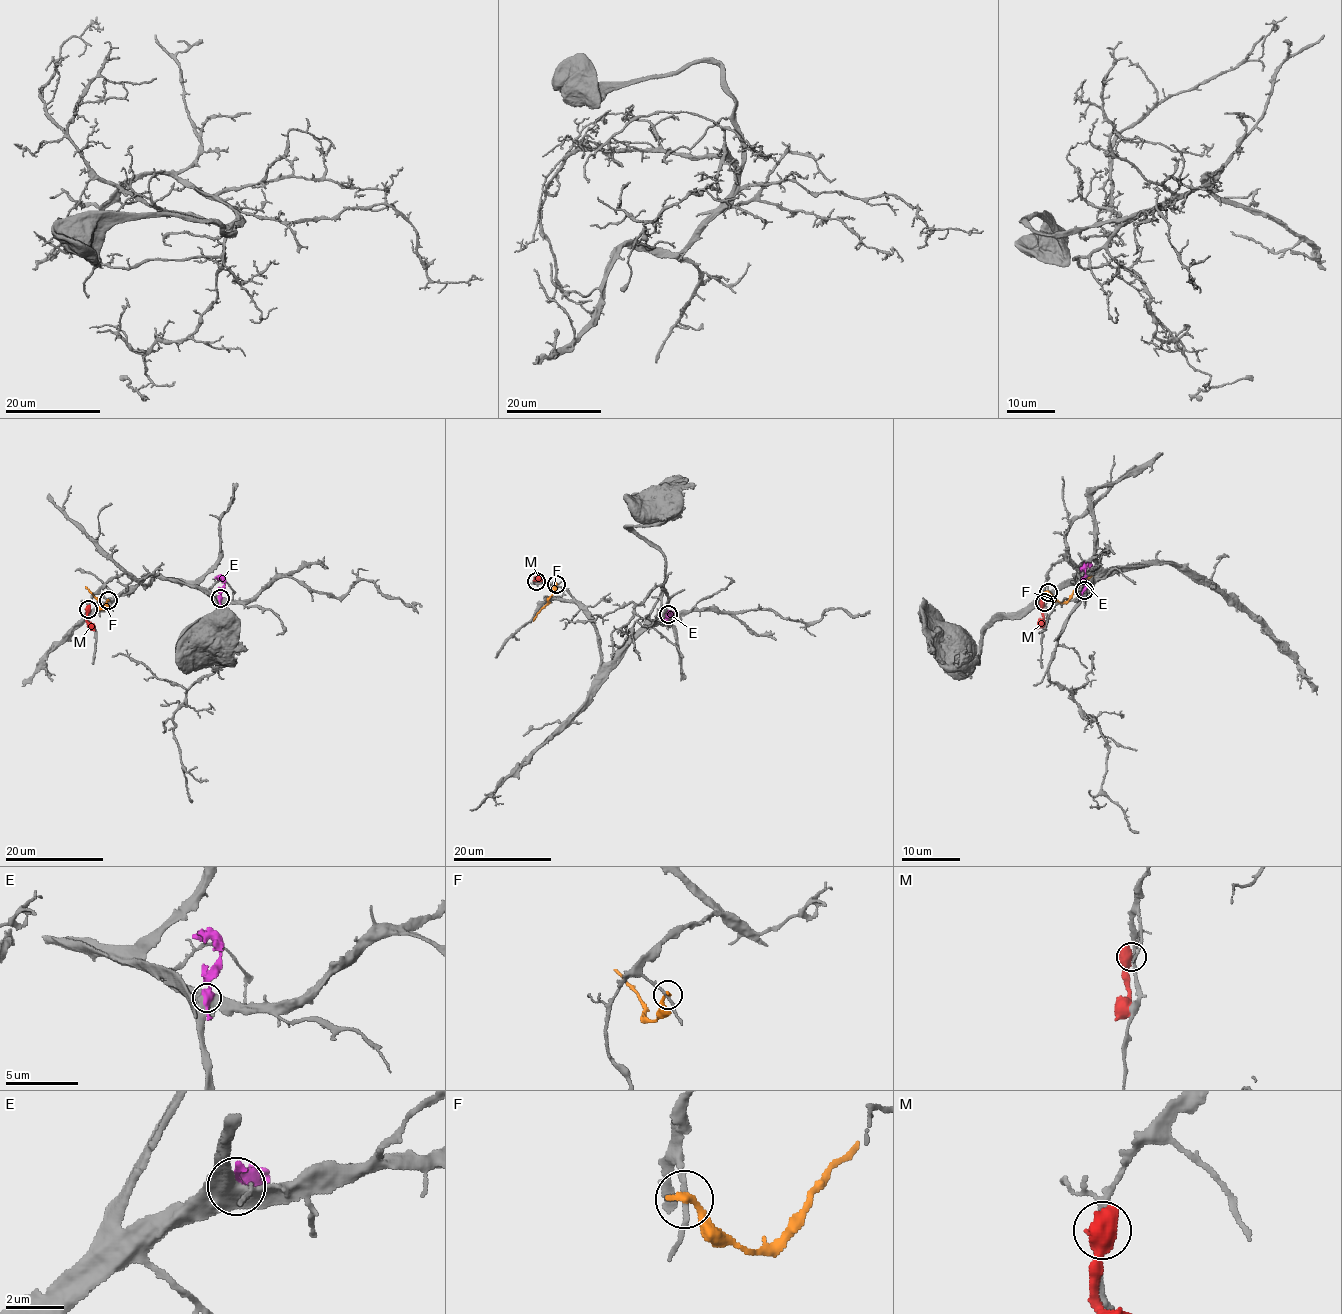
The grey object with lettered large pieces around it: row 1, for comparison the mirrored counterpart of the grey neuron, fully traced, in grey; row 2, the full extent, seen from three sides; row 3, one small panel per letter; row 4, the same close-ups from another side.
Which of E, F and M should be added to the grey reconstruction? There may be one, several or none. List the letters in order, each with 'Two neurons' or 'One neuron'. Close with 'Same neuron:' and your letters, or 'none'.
E: Two neurons
F: Two neurons
M: Two neurons
Same neuron: none

